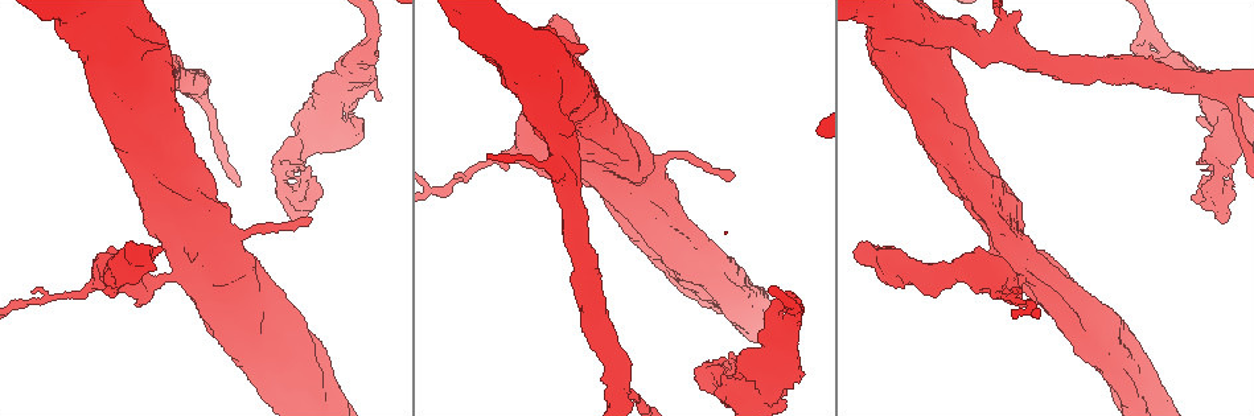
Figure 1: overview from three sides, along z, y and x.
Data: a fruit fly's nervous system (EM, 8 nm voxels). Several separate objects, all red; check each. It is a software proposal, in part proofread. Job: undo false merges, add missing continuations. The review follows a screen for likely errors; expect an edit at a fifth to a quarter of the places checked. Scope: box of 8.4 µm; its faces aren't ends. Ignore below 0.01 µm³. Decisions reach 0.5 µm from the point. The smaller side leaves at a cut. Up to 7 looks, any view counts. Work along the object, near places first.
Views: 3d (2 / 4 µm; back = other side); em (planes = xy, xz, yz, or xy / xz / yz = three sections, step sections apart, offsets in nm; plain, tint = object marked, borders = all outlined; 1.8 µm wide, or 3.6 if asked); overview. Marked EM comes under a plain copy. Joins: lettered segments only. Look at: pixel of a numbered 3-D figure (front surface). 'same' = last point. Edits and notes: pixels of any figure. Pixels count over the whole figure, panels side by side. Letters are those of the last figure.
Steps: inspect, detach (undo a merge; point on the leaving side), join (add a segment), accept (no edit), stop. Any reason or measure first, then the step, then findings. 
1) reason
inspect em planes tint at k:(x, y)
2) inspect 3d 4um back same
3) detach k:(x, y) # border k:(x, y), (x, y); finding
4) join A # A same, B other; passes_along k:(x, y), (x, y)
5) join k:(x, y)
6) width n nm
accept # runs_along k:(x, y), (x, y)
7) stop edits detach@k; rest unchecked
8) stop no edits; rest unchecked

abrupt turn
inspect 3d 4um at 1:(1173, 65)

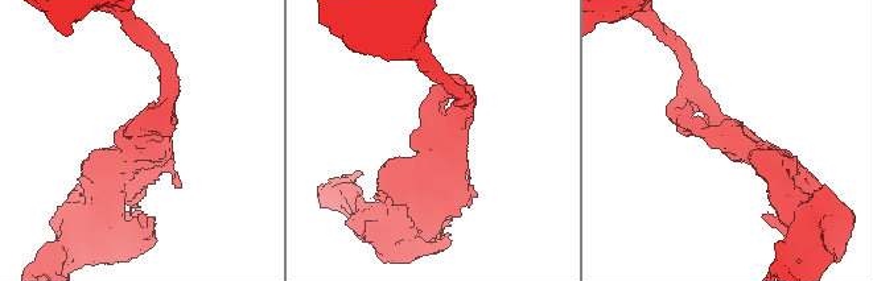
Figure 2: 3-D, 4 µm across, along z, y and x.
arms 3; arm_widths 180, 220, 420 nm
inspect em planes borders at 2:(732, 133)

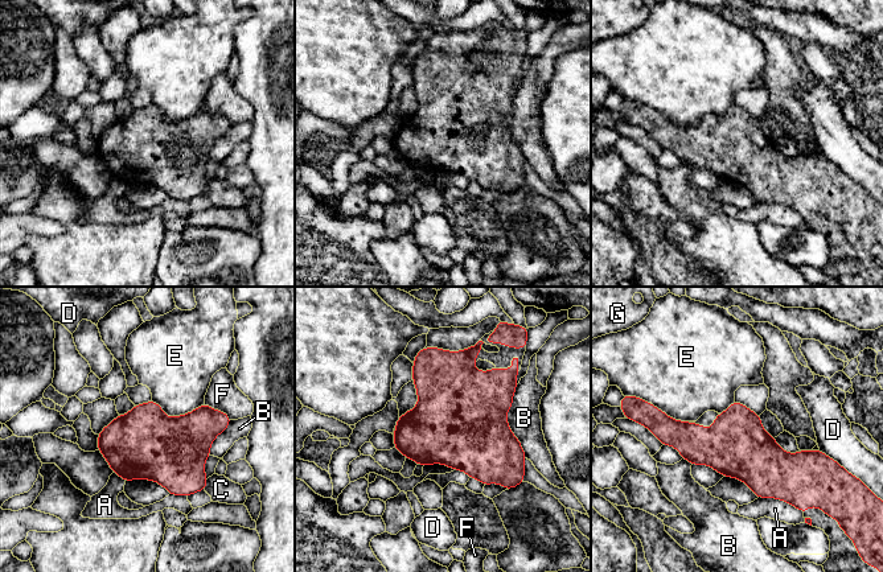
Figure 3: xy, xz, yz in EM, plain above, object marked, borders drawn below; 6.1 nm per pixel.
width 380 nm
accept # A other, B other, C other, D other, E other, F other, G other; border 3:(152, 399), (171, 416), (204, 402); continuous, no second cell

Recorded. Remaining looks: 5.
sharp bend
inspect em planes borders at 1:(1223, 196)

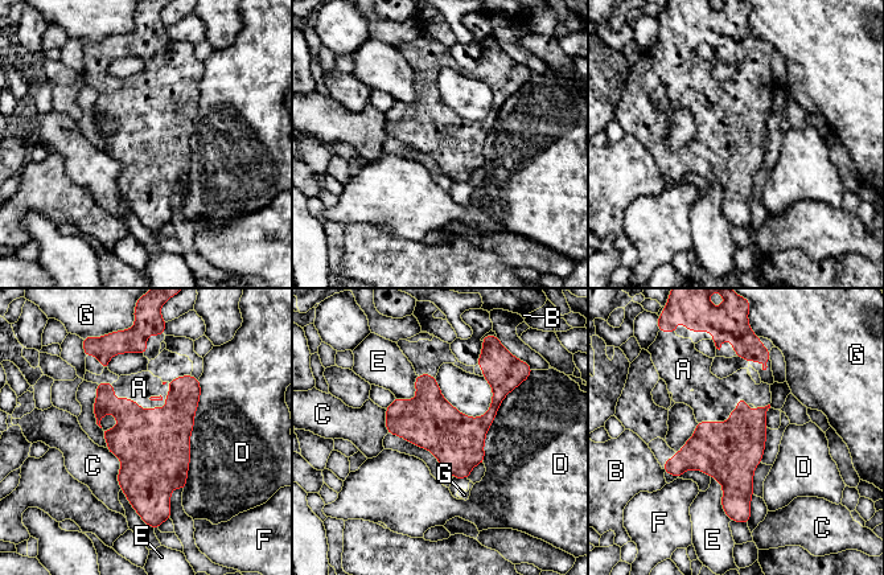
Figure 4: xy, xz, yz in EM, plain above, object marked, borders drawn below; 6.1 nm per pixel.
join A # A same, B other, C other, D other, E other, F other, G other; the cell continues

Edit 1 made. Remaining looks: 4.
abrupt turn
inspect 3d 2um at 1:(558, 31)

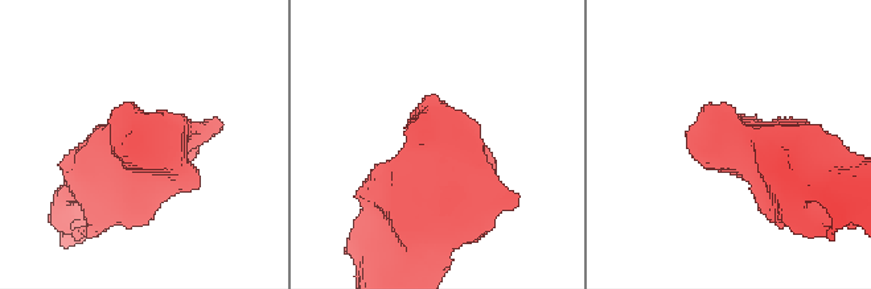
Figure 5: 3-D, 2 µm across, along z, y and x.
inspect em planes tint at 5:(145, 139)

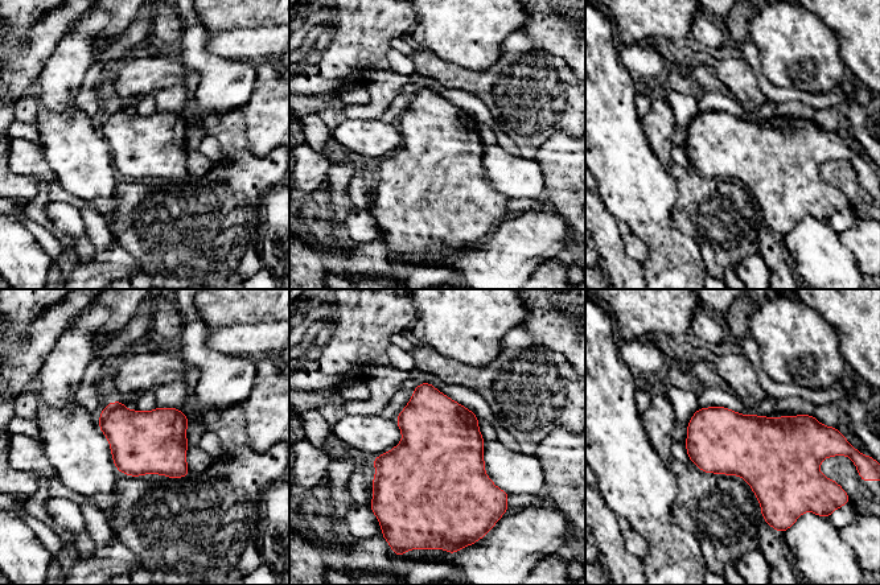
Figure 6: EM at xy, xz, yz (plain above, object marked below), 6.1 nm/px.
inspect em planes borders same

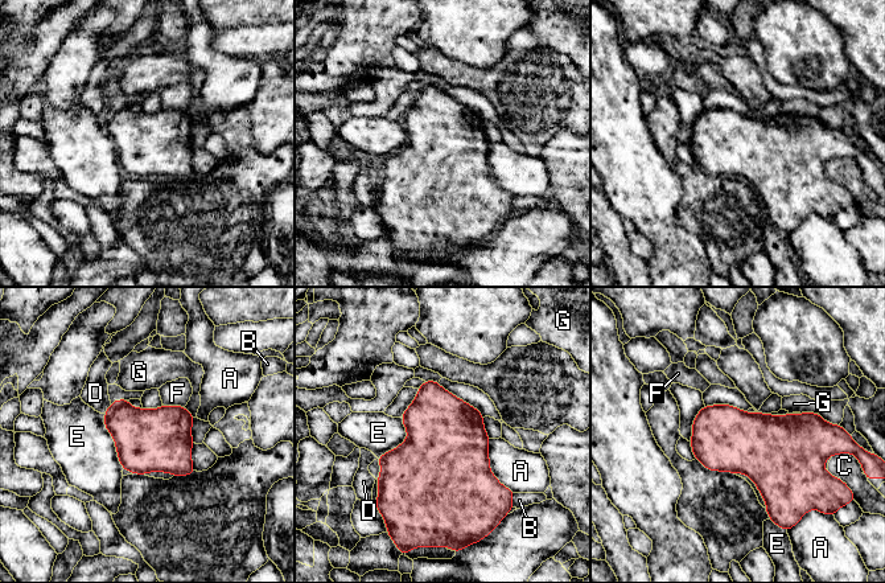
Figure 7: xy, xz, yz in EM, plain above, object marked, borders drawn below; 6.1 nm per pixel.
longest_contact A 360 nm
accept # A other, B other, C other, D other, E other, F other, G other; all the same cell

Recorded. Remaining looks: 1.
stop edits join@4; rest unchecked

